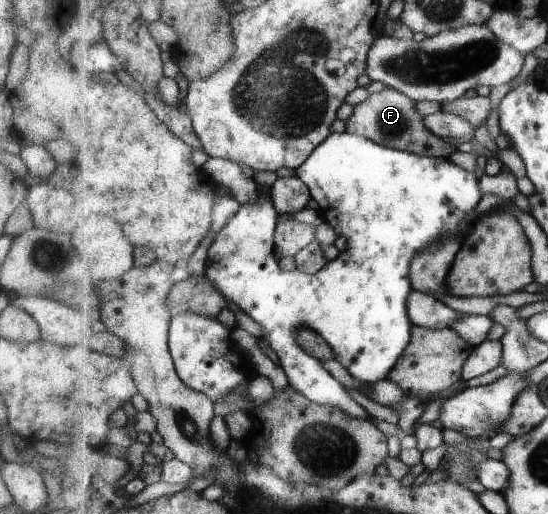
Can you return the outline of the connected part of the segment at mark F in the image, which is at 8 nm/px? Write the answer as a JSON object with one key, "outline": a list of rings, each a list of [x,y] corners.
{"outline":[[[386,88],[370,93],[362,102],[353,106],[352,114],[345,120],[347,131],[374,141],[375,143],[436,158],[451,158],[455,153],[455,146],[445,138],[435,135],[424,121],[425,117],[417,111],[411,97],[397,91],[395,88]]]}

